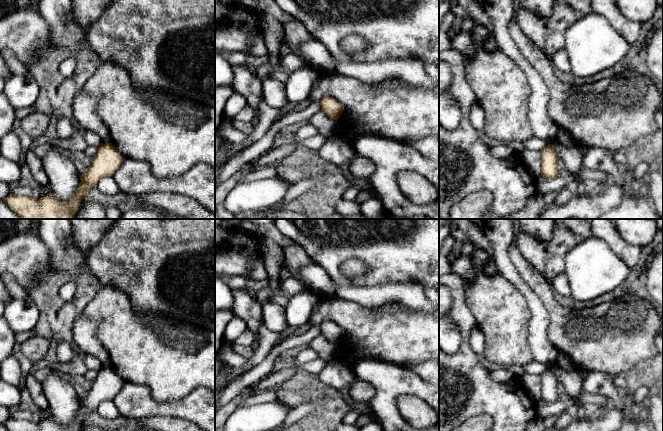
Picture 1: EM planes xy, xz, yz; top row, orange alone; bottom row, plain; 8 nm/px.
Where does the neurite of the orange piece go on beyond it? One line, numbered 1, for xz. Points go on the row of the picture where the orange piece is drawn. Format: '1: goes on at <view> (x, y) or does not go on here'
1: does not go on here

